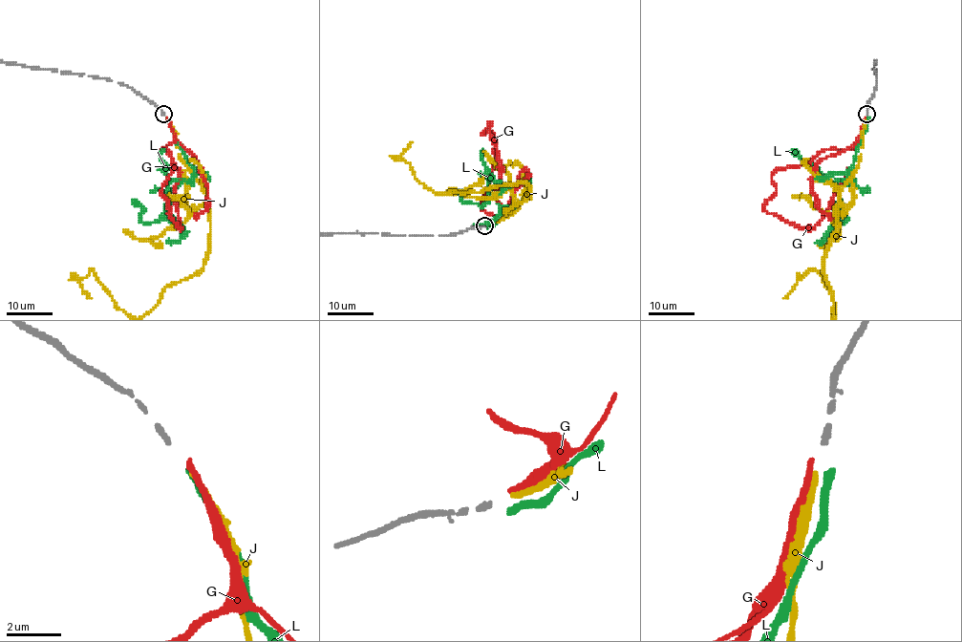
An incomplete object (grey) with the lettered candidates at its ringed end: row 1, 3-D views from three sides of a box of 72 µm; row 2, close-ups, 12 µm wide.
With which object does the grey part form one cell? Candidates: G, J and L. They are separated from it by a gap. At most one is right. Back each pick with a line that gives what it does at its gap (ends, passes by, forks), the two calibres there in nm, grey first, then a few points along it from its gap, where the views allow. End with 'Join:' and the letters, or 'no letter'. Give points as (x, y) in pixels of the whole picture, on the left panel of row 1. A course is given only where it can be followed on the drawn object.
J: it ends there; 200 nm thick on the grey side, 200 nm on the other
Join: J

